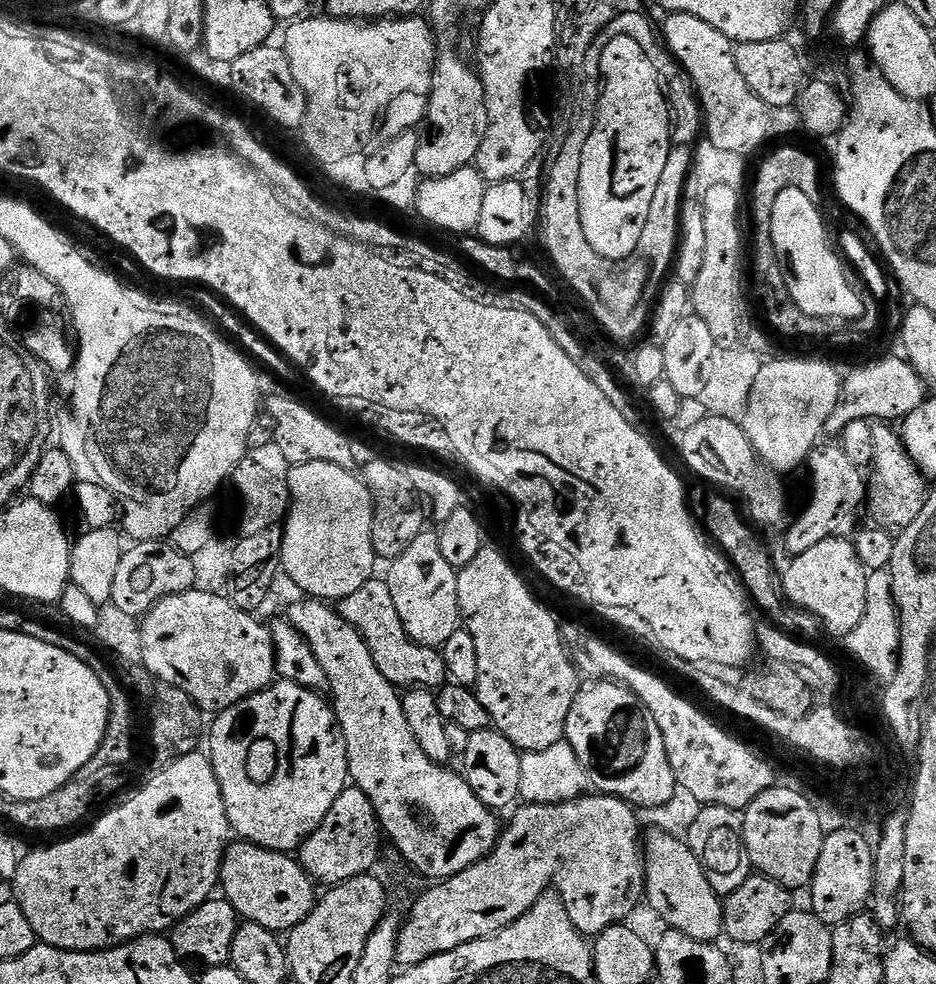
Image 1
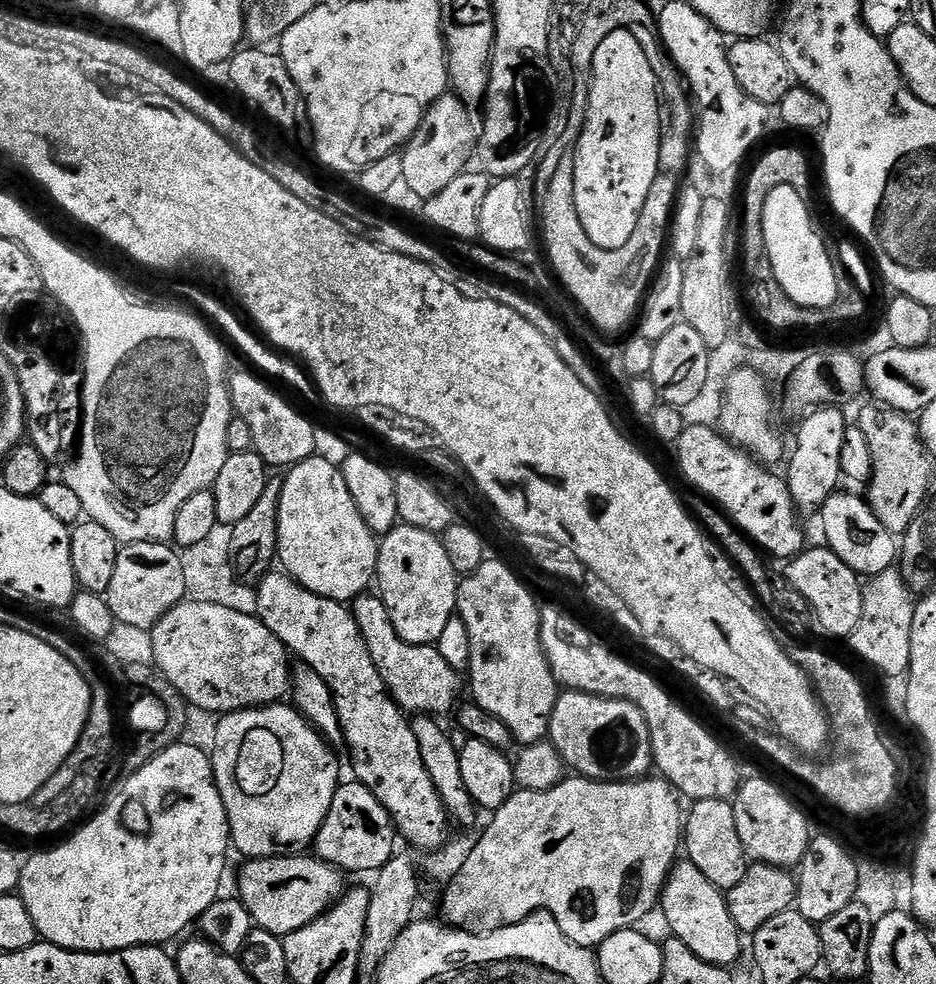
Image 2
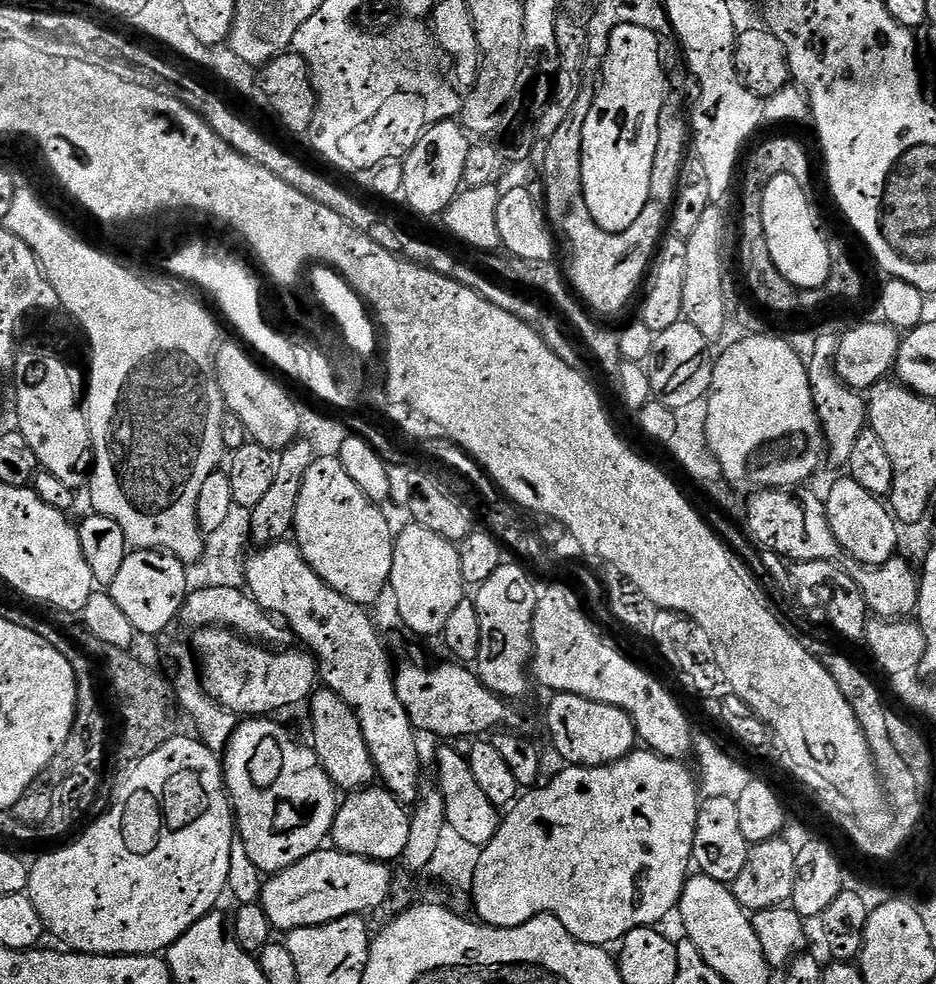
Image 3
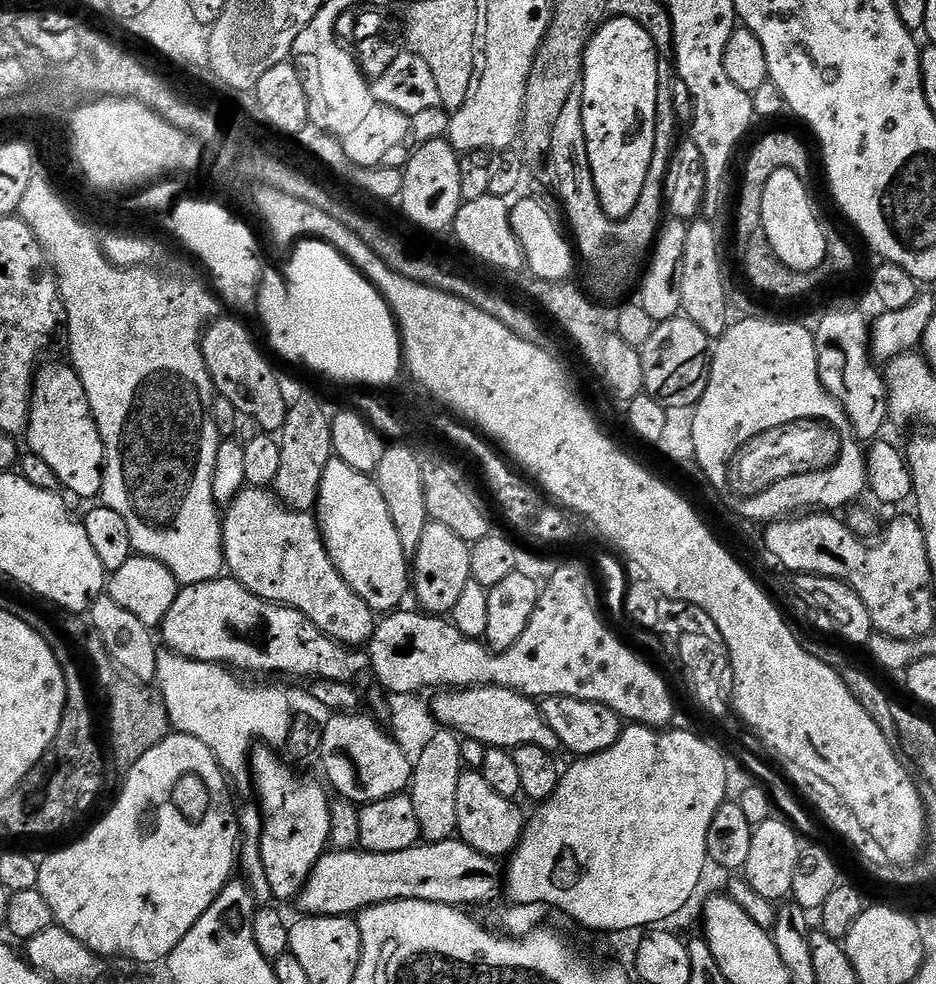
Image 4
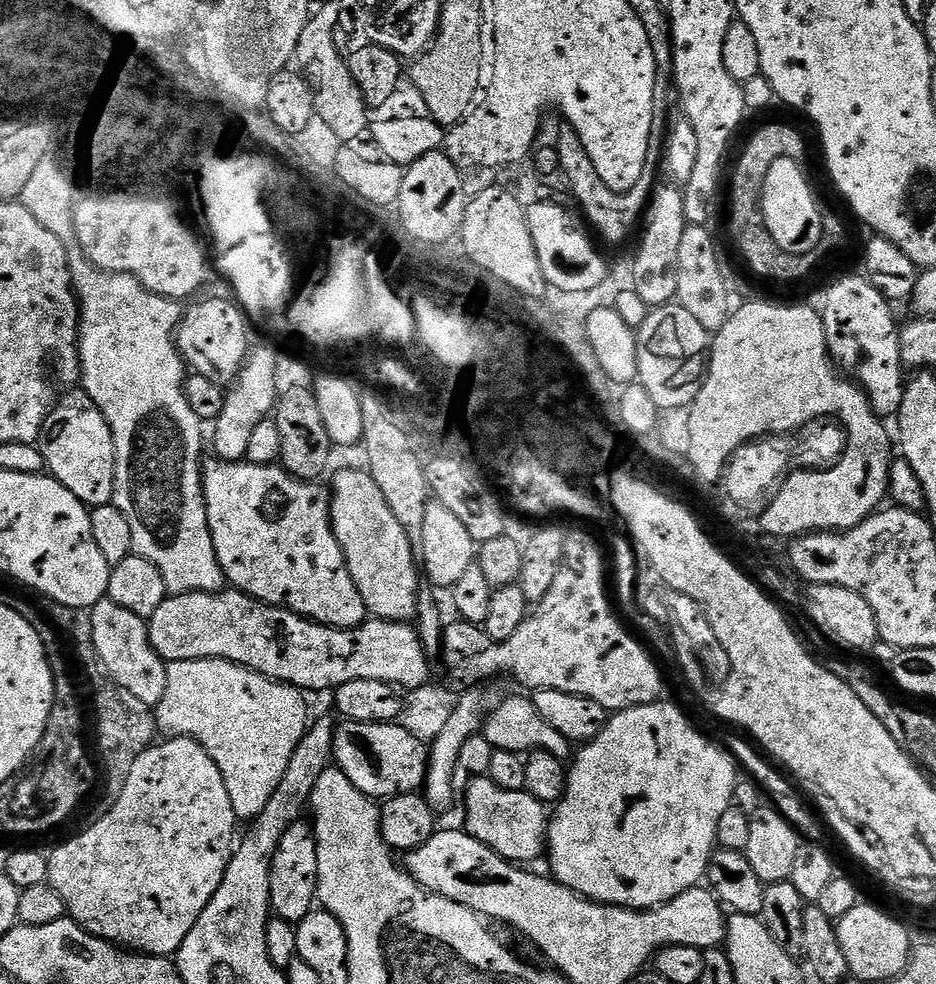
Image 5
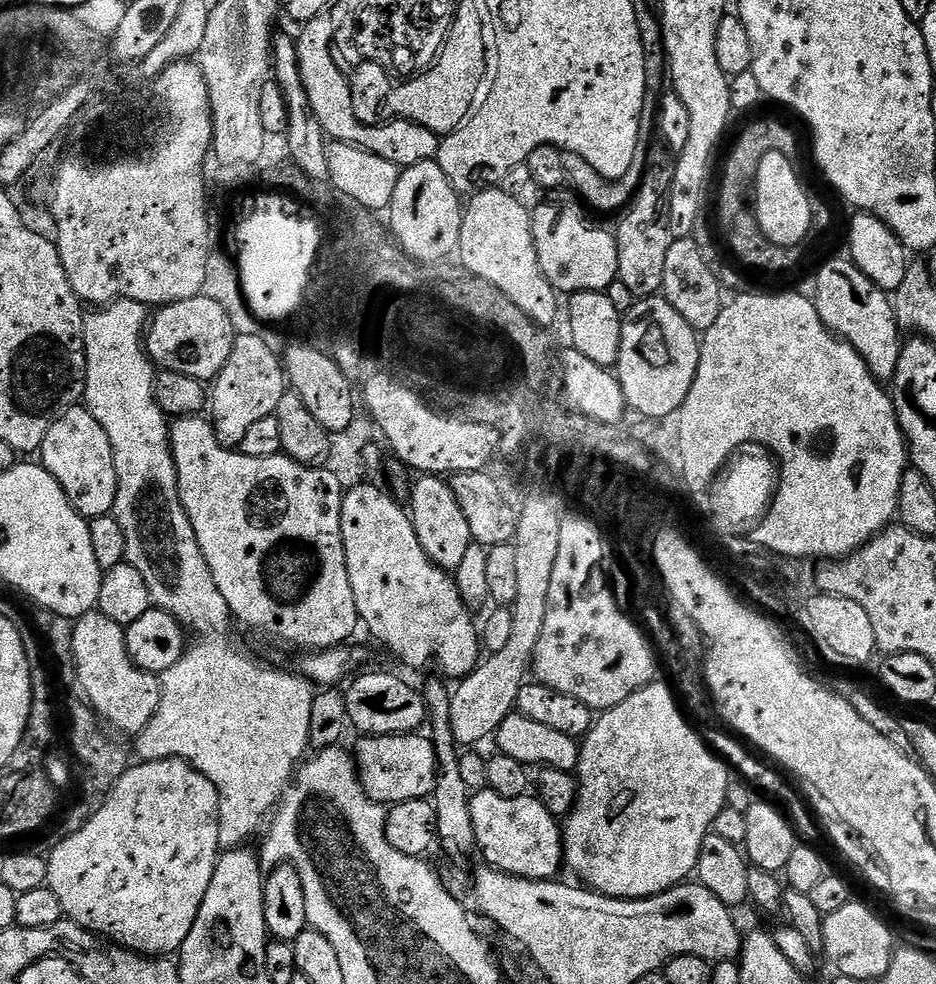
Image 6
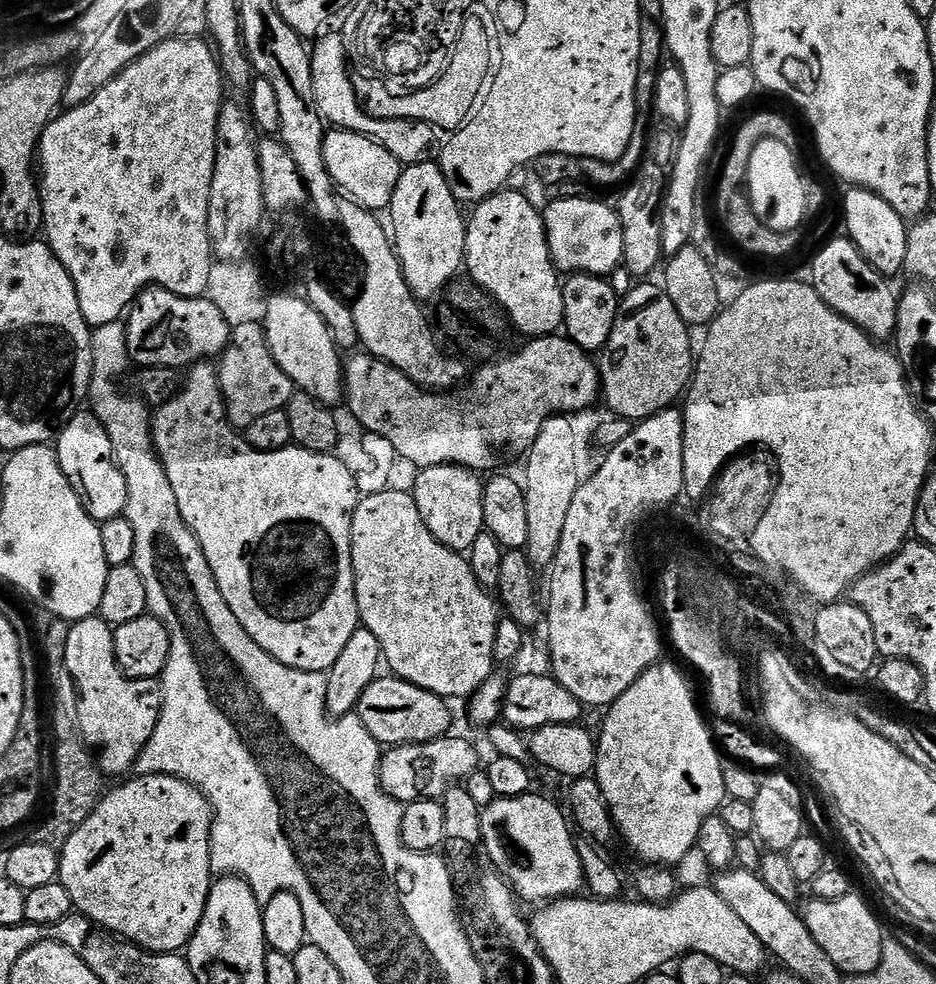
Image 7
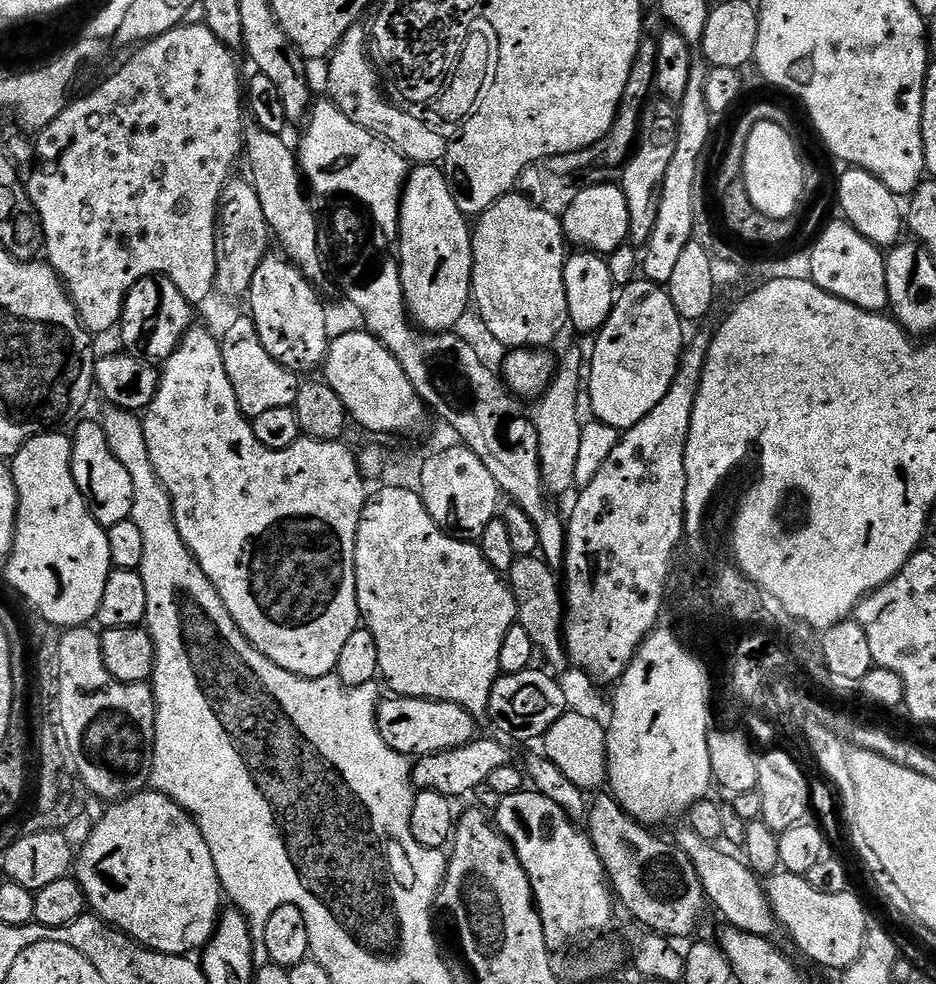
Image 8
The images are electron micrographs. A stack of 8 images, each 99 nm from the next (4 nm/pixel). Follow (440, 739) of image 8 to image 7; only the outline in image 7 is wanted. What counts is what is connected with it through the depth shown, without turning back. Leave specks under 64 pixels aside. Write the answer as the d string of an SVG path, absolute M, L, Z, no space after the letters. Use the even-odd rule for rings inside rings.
M391 674L377 676L366 694L356 704L355 715L359 716L362 726L381 746L398 744L425 744L431 740L440 740L449 735L452 728L452 712L448 709L449 701L430 690L422 690L410 682Z

